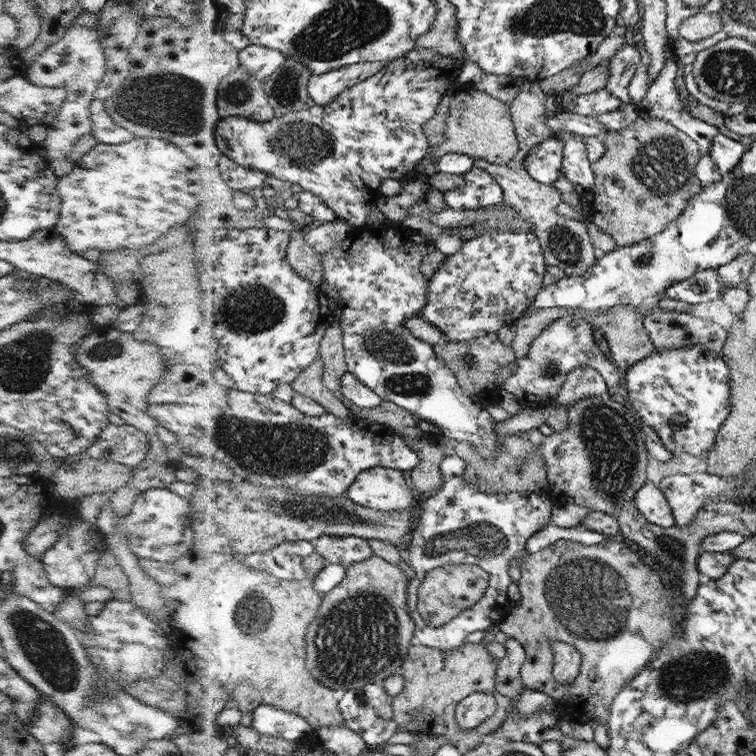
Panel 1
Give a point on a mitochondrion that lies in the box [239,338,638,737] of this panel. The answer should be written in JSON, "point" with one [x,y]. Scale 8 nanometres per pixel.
{"point":[347,652]}

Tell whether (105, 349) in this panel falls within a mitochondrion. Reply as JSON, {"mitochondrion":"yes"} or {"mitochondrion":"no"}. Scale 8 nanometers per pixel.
{"mitochondrion":"yes"}

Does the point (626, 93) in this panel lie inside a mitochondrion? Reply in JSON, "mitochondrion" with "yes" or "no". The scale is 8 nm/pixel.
{"mitochondrion":"no"}

